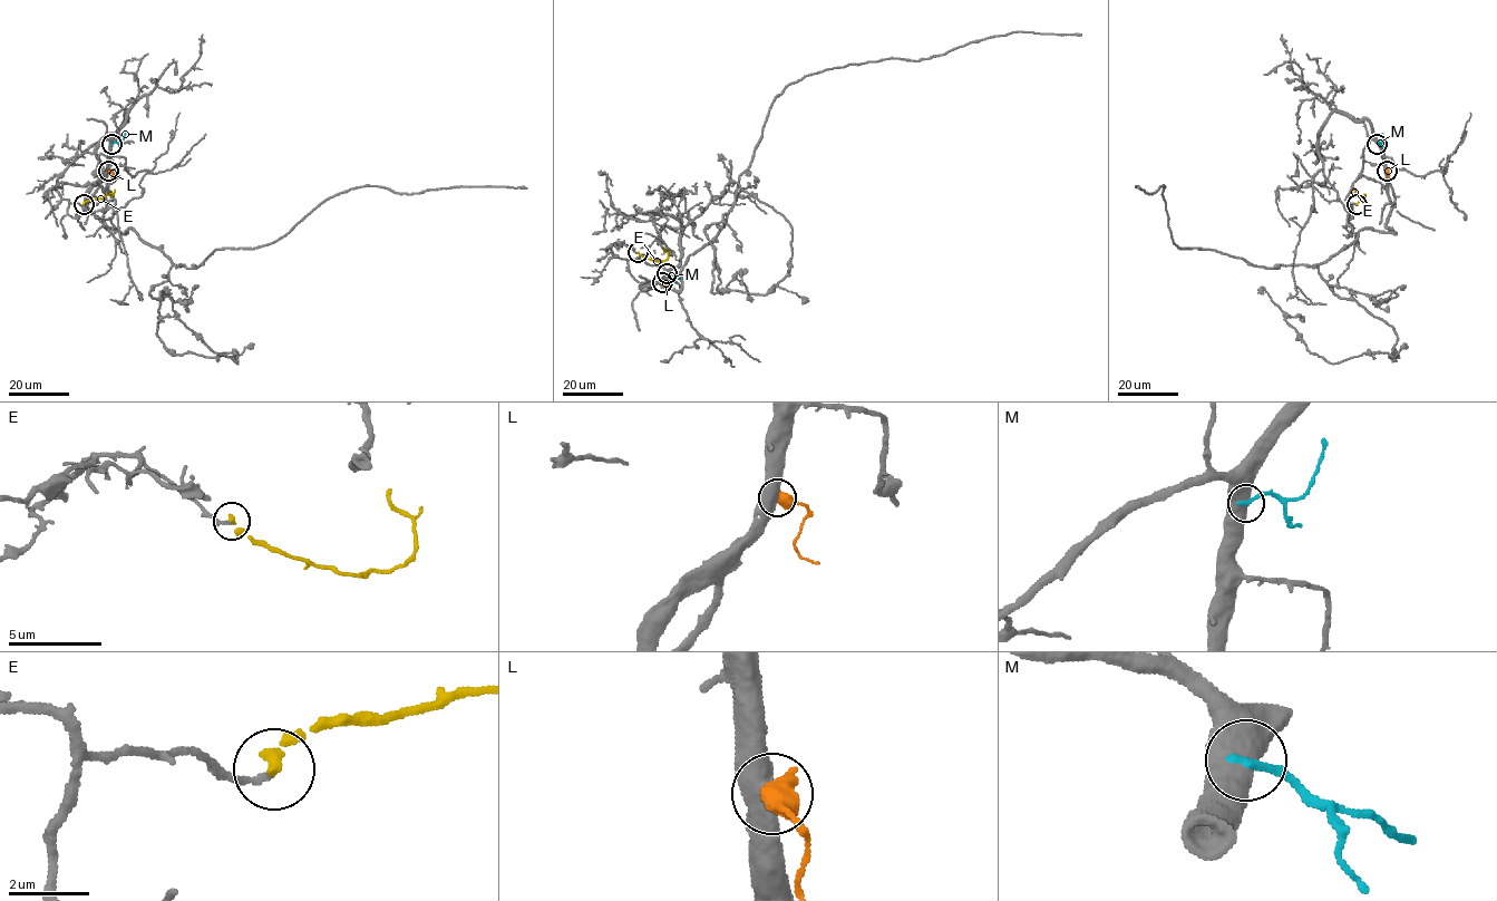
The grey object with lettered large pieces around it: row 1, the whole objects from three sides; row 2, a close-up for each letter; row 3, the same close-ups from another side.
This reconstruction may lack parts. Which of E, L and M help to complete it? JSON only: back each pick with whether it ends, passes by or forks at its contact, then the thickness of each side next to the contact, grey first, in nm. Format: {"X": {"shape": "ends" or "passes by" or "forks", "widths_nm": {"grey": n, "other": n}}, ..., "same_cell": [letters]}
{"same_cell": []}

